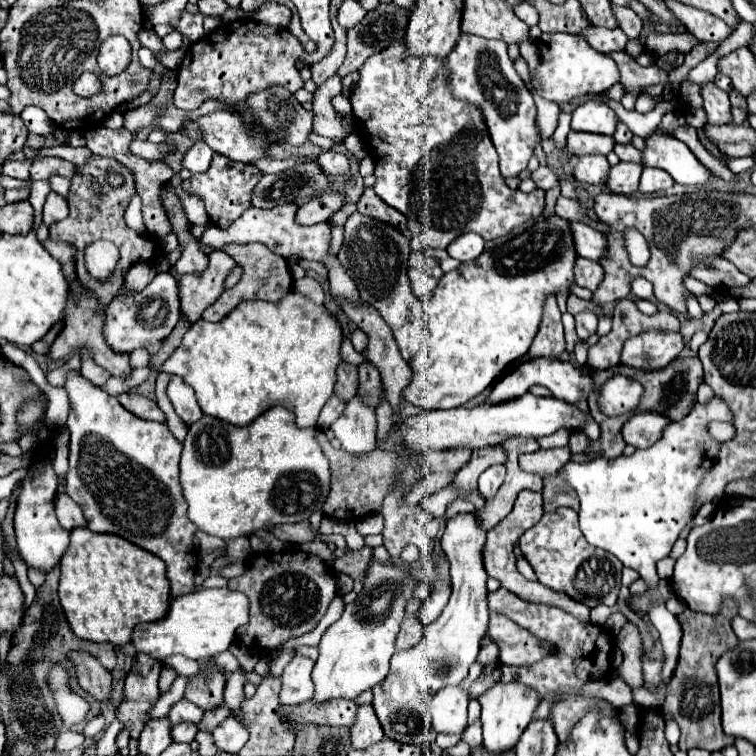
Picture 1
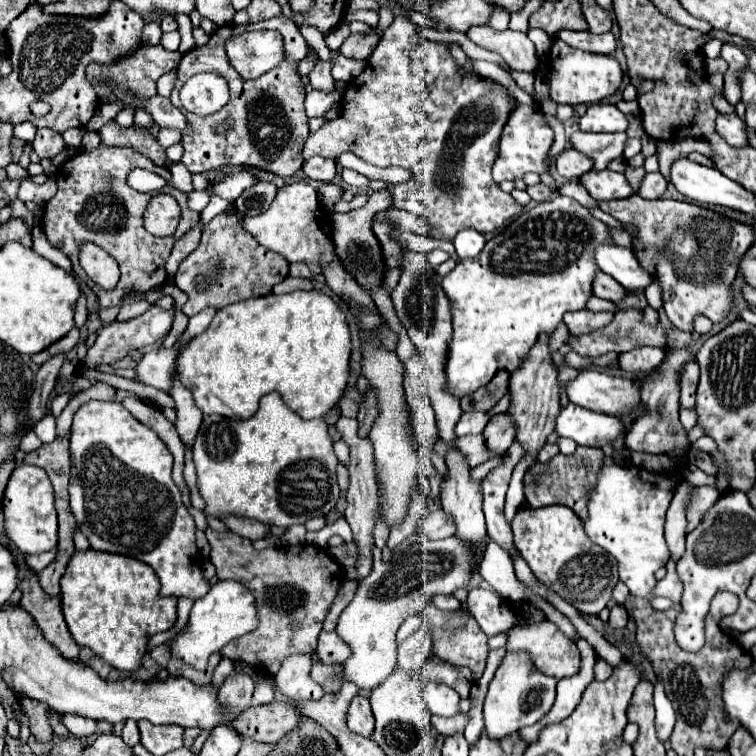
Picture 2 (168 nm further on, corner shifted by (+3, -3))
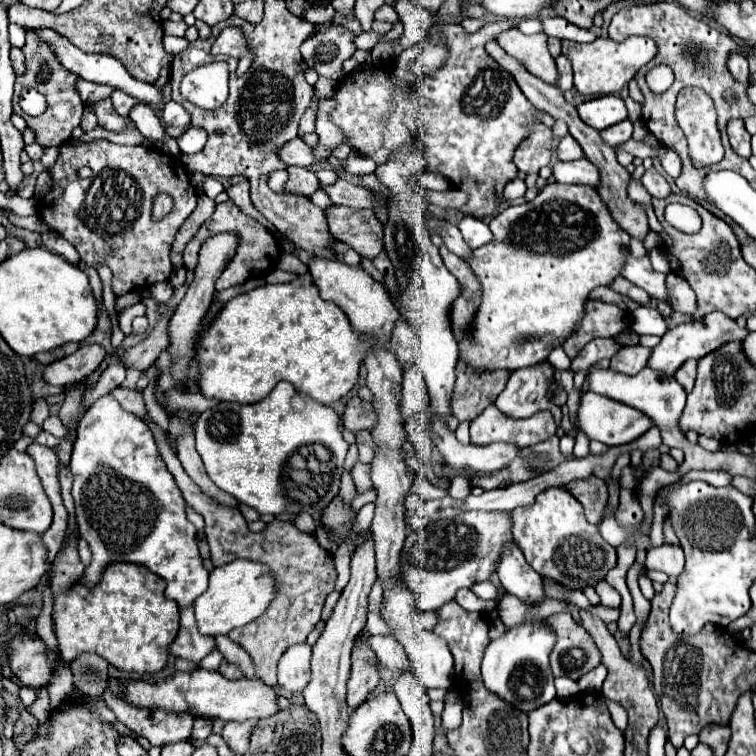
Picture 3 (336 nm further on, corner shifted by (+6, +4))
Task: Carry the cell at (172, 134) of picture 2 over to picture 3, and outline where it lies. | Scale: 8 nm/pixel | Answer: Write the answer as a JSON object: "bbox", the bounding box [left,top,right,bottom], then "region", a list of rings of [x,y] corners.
{"bbox":[161,101,189,129],"region":[[[169,101],[165,103],[163,107],[163,115],[161,115],[165,127],[177,127],[177,129],[185,129],[189,127],[189,113],[175,101]]]}

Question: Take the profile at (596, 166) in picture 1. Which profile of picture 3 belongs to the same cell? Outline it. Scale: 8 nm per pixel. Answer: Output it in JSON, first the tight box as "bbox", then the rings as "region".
{"bbox":[557,135,583,161],"region":[[[565,135],[557,147],[557,157],[559,161],[577,161],[583,157],[583,151],[581,151],[581,145],[571,137],[571,135]]]}

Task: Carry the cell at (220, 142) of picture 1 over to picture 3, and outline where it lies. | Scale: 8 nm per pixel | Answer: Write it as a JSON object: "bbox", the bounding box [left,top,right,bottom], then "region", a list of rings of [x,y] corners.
{"bbox":[39,29,163,107],"region":[[[41,29],[39,31],[41,39],[47,39],[47,43],[53,47],[53,51],[57,51],[57,57],[61,61],[61,65],[69,71],[73,71],[77,77],[85,79],[85,81],[91,81],[91,83],[103,83],[103,85],[111,85],[113,89],[119,89],[131,97],[135,97],[139,103],[147,103],[151,107],[157,107],[157,105],[163,105],[163,93],[161,89],[157,89],[155,85],[151,83],[143,83],[143,81],[137,81],[135,77],[131,77],[127,73],[127,69],[123,67],[121,61],[117,61],[115,57],[111,55],[89,55],[89,53],[83,53],[79,51],[73,43],[69,43],[69,39],[57,35],[53,29]]]}

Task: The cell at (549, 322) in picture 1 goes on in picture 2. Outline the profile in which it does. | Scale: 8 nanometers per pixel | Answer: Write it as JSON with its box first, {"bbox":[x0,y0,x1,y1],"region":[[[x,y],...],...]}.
{"bbox":[508,336,560,454],"region":[[[542,336],[540,342],[530,350],[530,356],[524,360],[522,368],[510,376],[510,392],[512,392],[512,404],[508,412],[518,424],[516,440],[522,442],[526,454],[538,454],[546,442],[546,436],[554,432],[556,414],[560,414],[558,372],[554,370],[546,336]]]}

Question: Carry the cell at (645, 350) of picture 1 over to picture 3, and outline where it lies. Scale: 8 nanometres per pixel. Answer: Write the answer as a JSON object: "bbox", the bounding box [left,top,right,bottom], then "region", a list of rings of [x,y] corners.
{"bbox":[611,345,651,375],"region":[[[633,345],[633,347],[621,347],[613,357],[611,357],[611,369],[625,373],[625,375],[637,375],[649,361],[651,349],[643,345]]]}

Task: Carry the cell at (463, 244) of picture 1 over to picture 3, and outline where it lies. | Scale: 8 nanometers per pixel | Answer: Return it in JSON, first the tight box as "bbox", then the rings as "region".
{"bbox":[457,217,491,249],"region":[[[463,217],[457,227],[459,227],[459,231],[463,233],[463,239],[465,239],[465,243],[467,243],[471,249],[477,249],[477,247],[481,247],[481,245],[485,245],[485,243],[491,241],[491,231],[489,231],[489,227],[487,227],[483,221],[479,221],[479,219]]]}

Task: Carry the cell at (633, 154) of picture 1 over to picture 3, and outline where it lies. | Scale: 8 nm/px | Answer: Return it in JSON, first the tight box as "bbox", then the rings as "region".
{"bbox":[627,177,651,205],"region":[[[631,177],[631,181],[629,181],[627,193],[629,193],[629,199],[633,199],[635,203],[651,205],[651,195],[645,191],[645,187],[641,185],[641,181],[637,181],[637,179],[633,179],[633,177]]]}

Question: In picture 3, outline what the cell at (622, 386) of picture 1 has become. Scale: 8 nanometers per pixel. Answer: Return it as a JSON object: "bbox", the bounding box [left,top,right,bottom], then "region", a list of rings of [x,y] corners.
{"bbox":[575,391,653,447],"region":[[[585,391],[579,399],[579,409],[575,415],[575,429],[583,431],[589,439],[601,441],[609,447],[613,445],[625,445],[641,437],[653,423],[645,419],[639,411],[633,411],[633,407],[625,407],[623,403],[613,403],[611,399],[601,399],[601,395],[593,395],[591,391]]]}

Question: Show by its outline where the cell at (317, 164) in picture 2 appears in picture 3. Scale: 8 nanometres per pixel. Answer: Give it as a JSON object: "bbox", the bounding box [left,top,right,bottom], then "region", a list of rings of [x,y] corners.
{"bbox":[281,139,319,167],"region":[[[293,139],[281,147],[281,161],[287,165],[297,165],[297,167],[313,167],[319,163],[319,159],[313,155],[313,149],[305,145],[301,139]]]}

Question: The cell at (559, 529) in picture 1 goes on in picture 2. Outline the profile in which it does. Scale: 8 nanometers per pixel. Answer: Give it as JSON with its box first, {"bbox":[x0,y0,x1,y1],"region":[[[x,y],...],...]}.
{"bbox":[512,506,618,614],"region":[[[568,506],[518,510],[512,520],[512,532],[520,556],[544,586],[584,614],[598,614],[608,606],[618,582],[616,558],[600,550],[600,546],[584,534],[584,524],[574,510],[568,510]]]}

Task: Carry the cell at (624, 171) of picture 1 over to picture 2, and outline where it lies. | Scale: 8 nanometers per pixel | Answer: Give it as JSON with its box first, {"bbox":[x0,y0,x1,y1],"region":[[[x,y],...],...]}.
{"bbox":[578,170,632,200],"region":[[[590,170],[588,174],[580,176],[578,180],[592,198],[596,200],[620,200],[620,198],[628,198],[632,196],[632,188],[626,182],[624,174],[612,172],[612,170],[602,170],[602,172],[594,172]]]}

